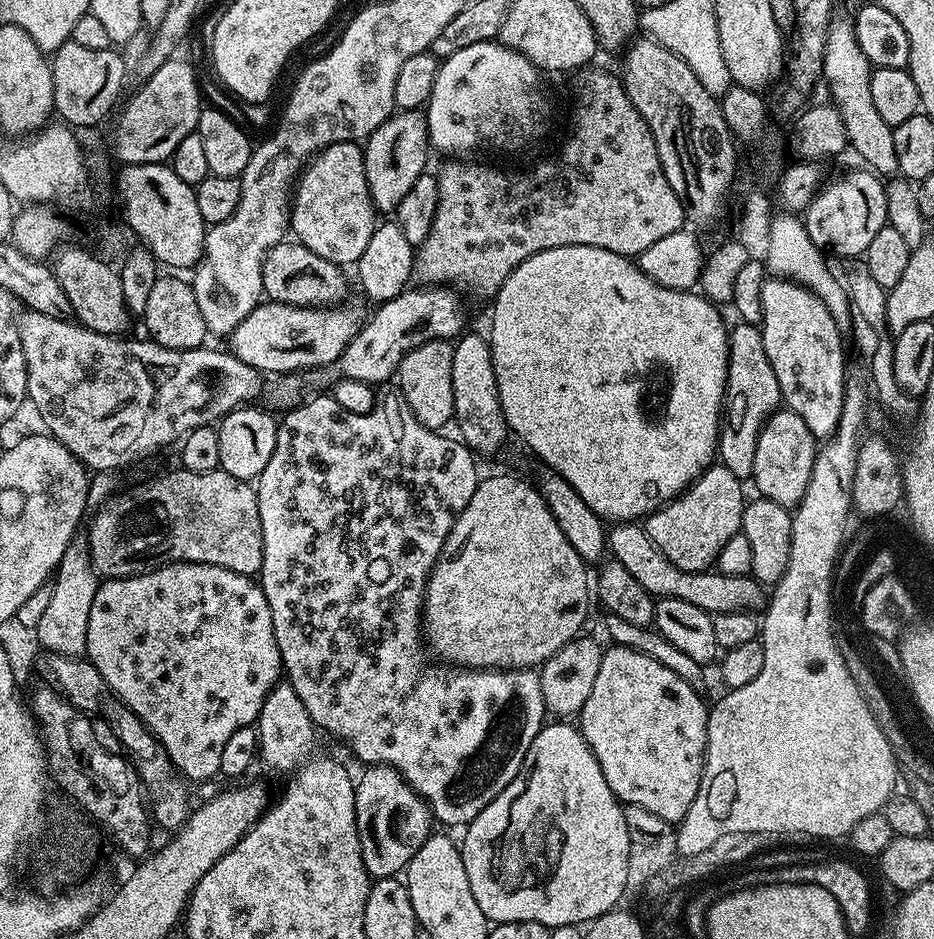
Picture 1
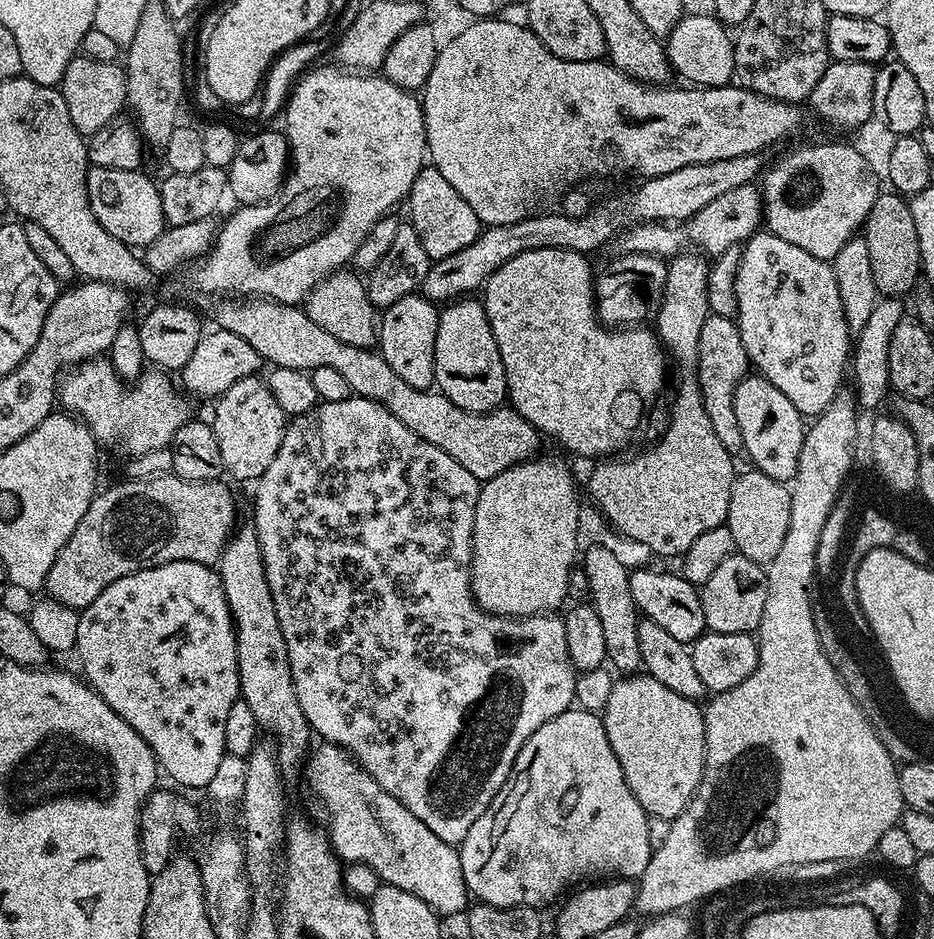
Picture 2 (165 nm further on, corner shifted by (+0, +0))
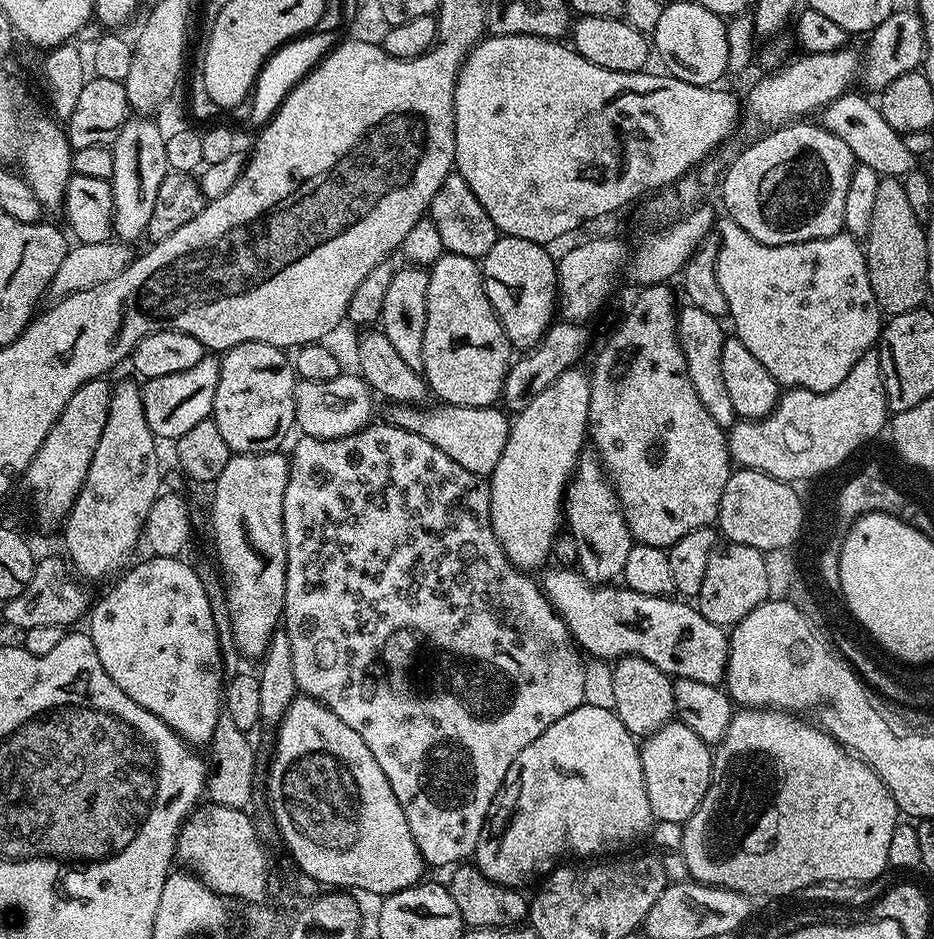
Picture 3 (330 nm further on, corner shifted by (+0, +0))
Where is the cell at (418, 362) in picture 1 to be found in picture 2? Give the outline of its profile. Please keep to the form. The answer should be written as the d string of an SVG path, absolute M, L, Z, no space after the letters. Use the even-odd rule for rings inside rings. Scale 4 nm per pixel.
M422 294L398 298L390 307L383 309L378 320L378 351L380 357L402 378L402 382L423 392L436 383L434 374L434 342L438 334L440 314L437 305Z

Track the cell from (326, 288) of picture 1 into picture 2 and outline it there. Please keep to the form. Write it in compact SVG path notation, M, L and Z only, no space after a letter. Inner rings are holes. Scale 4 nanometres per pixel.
M355 271L331 272L327 278L314 285L302 307L311 320L318 322L318 326L322 326L322 330L334 334L334 338L338 338L338 342L346 342L350 346L359 348L372 348L377 343L378 312L372 307L368 297L367 283Z

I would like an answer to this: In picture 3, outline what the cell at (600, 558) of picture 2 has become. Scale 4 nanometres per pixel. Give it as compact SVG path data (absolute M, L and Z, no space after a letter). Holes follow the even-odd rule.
M621 656L611 665L614 680L614 711L626 730L637 738L647 738L676 716L673 677L658 670L641 656Z

